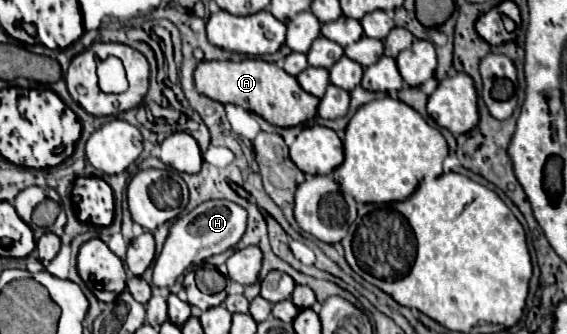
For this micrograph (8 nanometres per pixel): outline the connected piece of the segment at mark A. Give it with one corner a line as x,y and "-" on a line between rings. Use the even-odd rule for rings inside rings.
246,58
242,62
200,62
194,72
196,88
200,94
220,102
220,104
236,104
244,110
250,110
270,124
292,128
304,124
316,116
320,100
302,90
298,80
286,74
272,62

